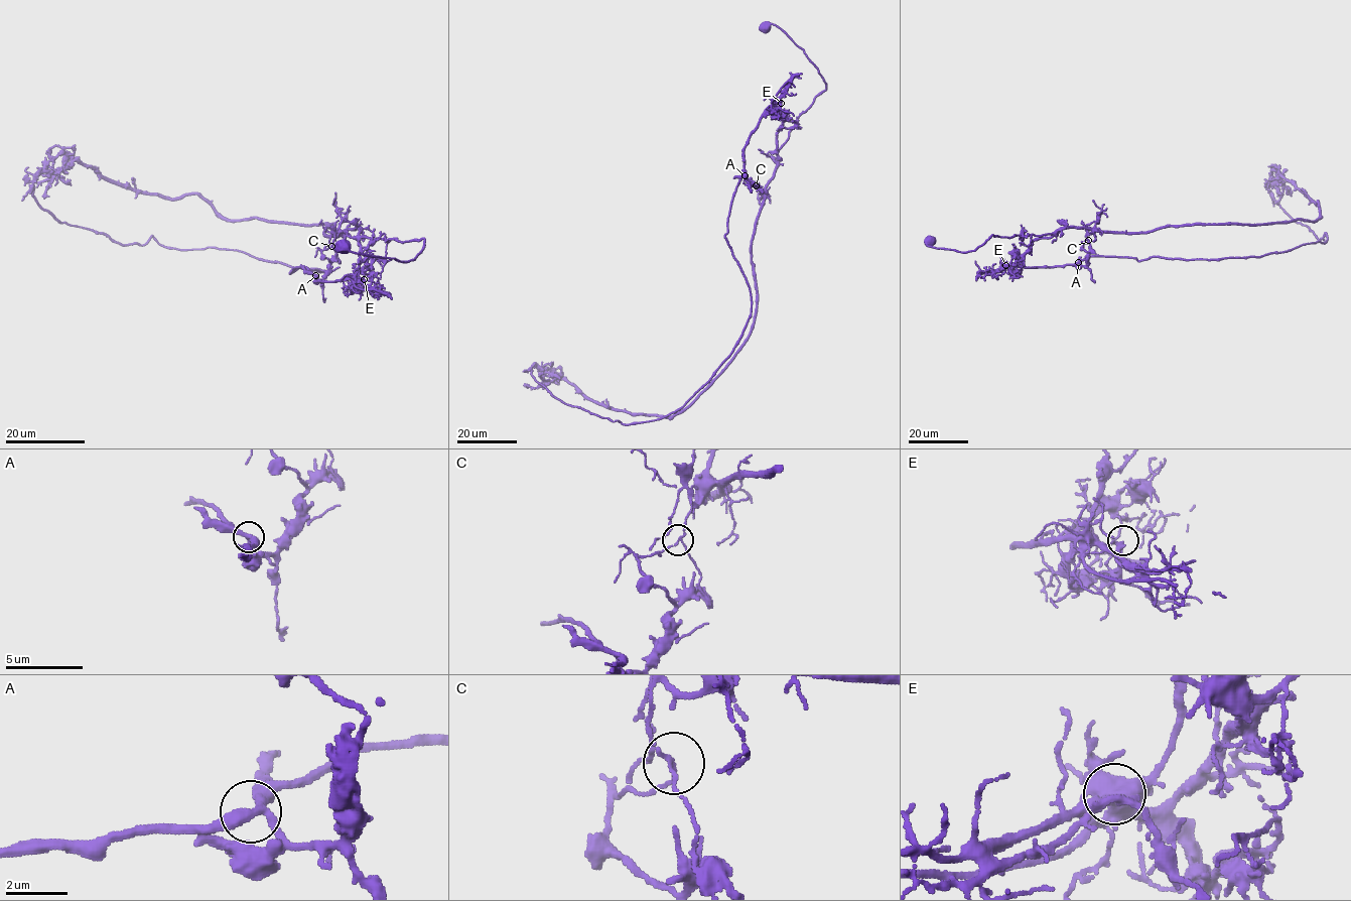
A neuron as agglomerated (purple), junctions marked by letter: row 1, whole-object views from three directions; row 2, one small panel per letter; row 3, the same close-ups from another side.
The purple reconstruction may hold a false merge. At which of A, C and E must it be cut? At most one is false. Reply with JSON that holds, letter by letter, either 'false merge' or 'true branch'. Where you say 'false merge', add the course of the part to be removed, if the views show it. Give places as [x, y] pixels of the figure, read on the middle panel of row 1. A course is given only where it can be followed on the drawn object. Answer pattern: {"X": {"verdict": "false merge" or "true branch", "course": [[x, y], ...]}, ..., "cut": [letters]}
{"A": {"verdict": "true branch"}, "C": {"verdict": "false merge", "course": [[756, 185], [741, 176], [724, 235], [751, 316], [681, 407], [612, 421], [555, 398], [531, 367], [561, 371]]}, "E": {"verdict": "true branch"}, "cut": ["C"]}

